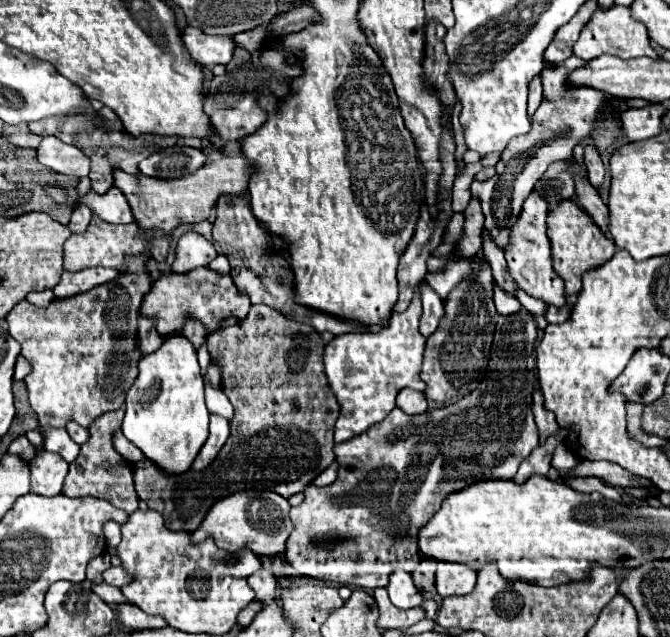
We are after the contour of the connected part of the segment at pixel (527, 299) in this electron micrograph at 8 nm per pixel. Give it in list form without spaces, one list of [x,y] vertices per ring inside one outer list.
[[[520,288],[517,289],[516,297],[528,312],[536,315],[545,314],[548,305],[546,305],[546,303],[543,303],[543,301],[527,295],[527,293],[525,293]]]

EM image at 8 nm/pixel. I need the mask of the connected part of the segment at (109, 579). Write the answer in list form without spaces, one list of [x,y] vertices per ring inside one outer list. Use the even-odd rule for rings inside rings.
[[[109,567],[103,573],[103,581],[109,583],[109,585],[115,585],[115,587],[121,587],[121,585],[125,585],[125,583],[131,581],[131,575],[125,573],[121,567]]]

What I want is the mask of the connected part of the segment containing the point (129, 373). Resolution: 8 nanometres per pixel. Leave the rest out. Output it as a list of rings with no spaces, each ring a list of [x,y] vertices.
[[[149,249],[139,253],[139,257],[125,257],[125,271],[121,279],[109,281],[109,285],[97,285],[97,289],[67,299],[55,299],[49,307],[41,309],[31,305],[27,299],[19,301],[7,315],[7,331],[21,345],[21,355],[31,363],[31,373],[27,375],[29,403],[39,419],[41,433],[49,427],[65,427],[69,421],[89,427],[99,415],[107,411],[121,409],[125,403],[125,393],[137,377],[137,363],[141,359],[135,351],[137,317],[143,295],[151,289],[149,279]]]

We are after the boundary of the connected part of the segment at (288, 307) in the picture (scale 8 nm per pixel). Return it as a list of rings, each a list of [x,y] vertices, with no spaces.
[[[243,193],[239,199],[237,197],[219,197],[217,205],[217,221],[213,227],[213,239],[221,245],[223,255],[231,263],[231,277],[233,283],[239,287],[239,291],[247,291],[251,297],[251,303],[265,303],[287,317],[311,325],[325,343],[329,343],[335,335],[339,333],[351,333],[351,331],[375,331],[371,325],[361,325],[355,321],[343,321],[341,317],[333,317],[331,313],[321,313],[313,311],[309,307],[297,305],[295,301],[295,289],[293,289],[293,271],[289,271],[289,257],[287,253],[279,253],[275,257],[275,251],[269,249],[267,239],[269,233],[267,229],[253,217],[251,205],[249,205],[249,195]]]

